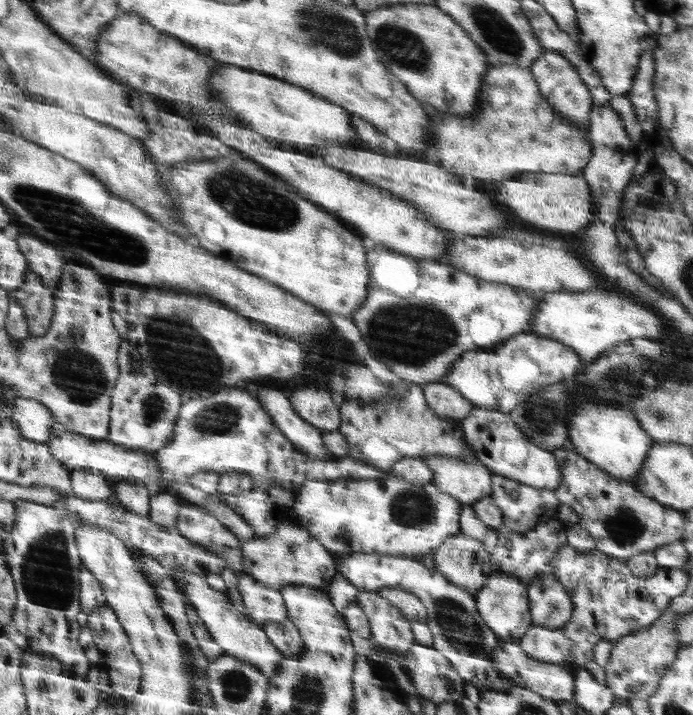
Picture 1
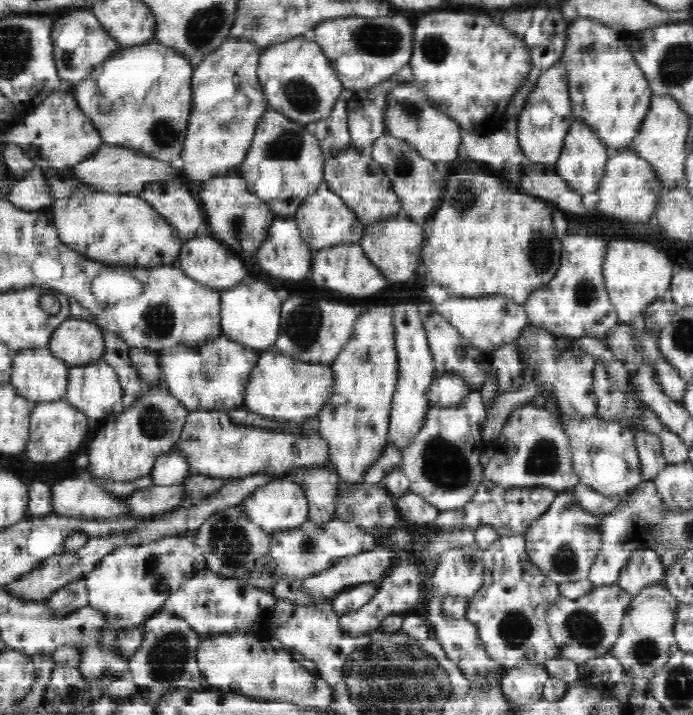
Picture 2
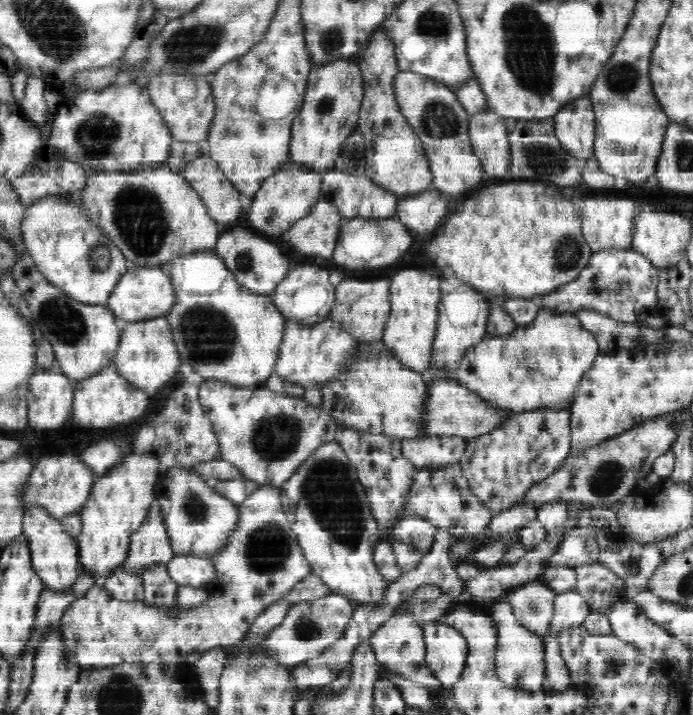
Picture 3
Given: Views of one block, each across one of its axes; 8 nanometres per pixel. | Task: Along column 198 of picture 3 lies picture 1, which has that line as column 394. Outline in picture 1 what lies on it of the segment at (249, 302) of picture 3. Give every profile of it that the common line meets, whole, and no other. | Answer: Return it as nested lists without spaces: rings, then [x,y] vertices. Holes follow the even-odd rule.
[[[373,245],[369,252],[369,266],[372,270],[371,287],[368,290],[368,298],[366,298],[363,307],[354,312],[354,322],[360,331],[362,340],[368,344],[371,354],[378,358],[379,362],[386,364],[399,379],[418,385],[443,380],[446,374],[454,368],[454,364],[456,364],[457,360],[461,358],[462,354],[466,354],[466,352],[490,348],[504,343],[506,339],[510,339],[514,335],[530,332],[534,325],[534,320],[537,319],[538,308],[540,308],[543,303],[542,299],[538,299],[540,294],[534,291],[518,289],[508,284],[484,281],[482,278],[473,276],[473,274],[470,273],[464,273],[462,270],[456,269],[450,264],[402,255],[382,245]]]

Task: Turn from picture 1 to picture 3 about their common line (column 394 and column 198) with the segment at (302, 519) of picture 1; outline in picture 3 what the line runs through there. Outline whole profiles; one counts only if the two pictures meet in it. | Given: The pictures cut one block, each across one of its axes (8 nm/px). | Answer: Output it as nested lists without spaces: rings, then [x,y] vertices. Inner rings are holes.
[[[169,468],[163,471],[157,493],[163,523],[174,554],[212,556],[231,538],[239,520],[239,505],[216,492],[194,470]]]

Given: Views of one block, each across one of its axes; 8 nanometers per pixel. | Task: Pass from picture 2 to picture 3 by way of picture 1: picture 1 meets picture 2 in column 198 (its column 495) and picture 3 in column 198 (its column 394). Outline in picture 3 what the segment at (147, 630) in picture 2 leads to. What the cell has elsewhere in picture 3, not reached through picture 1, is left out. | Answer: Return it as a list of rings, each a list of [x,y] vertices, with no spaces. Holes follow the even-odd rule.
[[[178,554],[165,565],[170,578],[179,586],[205,587],[217,575],[208,556]]]

